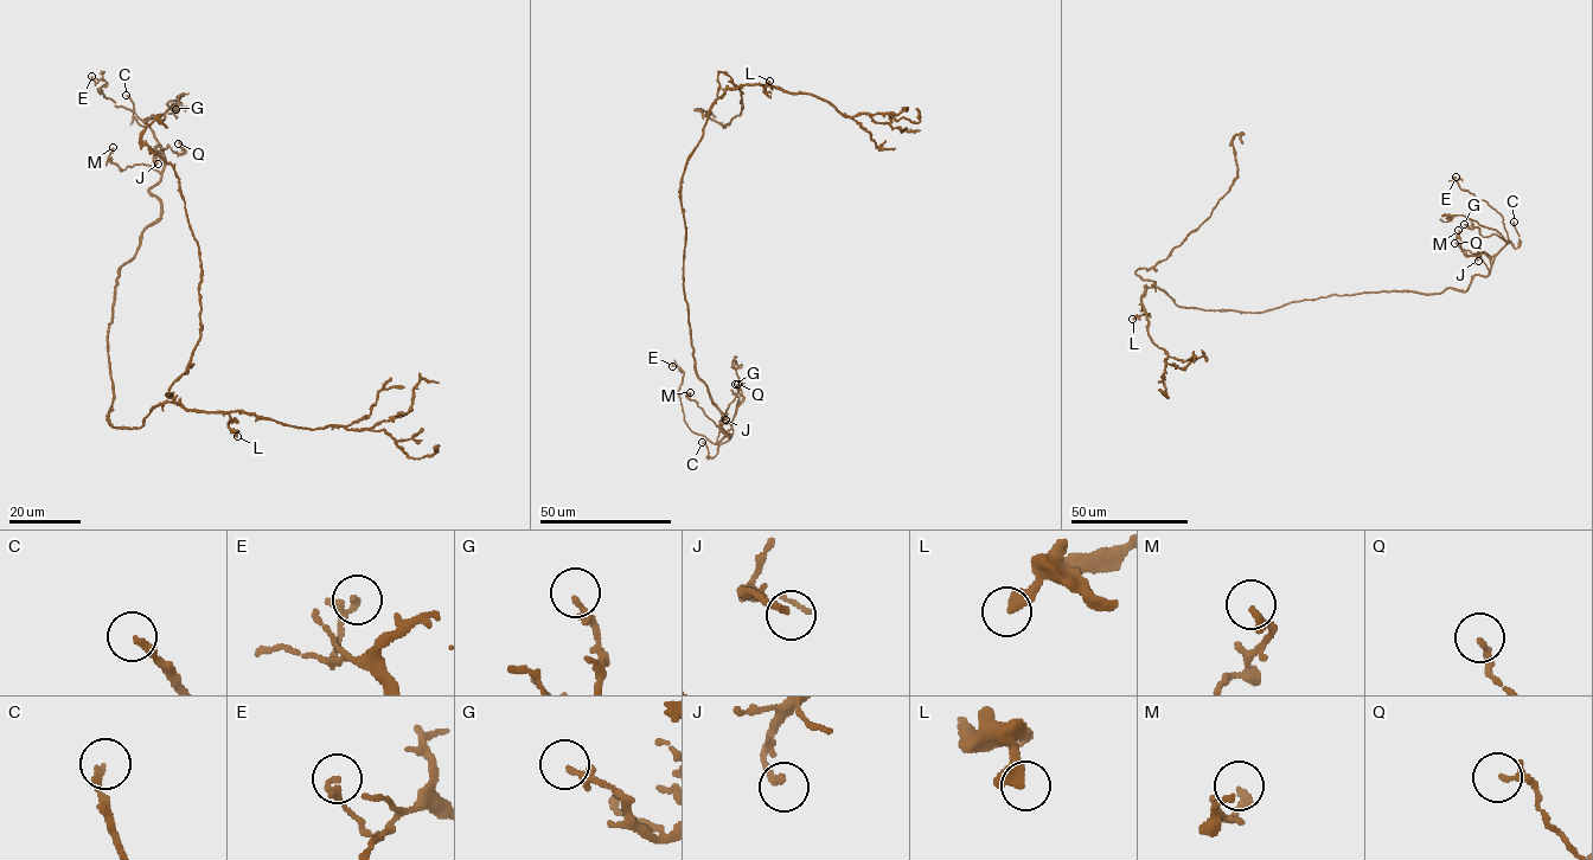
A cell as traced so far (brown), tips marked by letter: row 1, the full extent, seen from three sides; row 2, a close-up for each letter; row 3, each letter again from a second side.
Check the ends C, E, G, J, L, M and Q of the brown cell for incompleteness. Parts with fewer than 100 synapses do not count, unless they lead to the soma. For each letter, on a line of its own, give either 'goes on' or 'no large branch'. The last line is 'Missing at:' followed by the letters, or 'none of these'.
C: goes on
E: no large branch
G: no large branch
J: no large branch
L: no large branch
M: no large branch
Q: no large branch
Missing at: C

